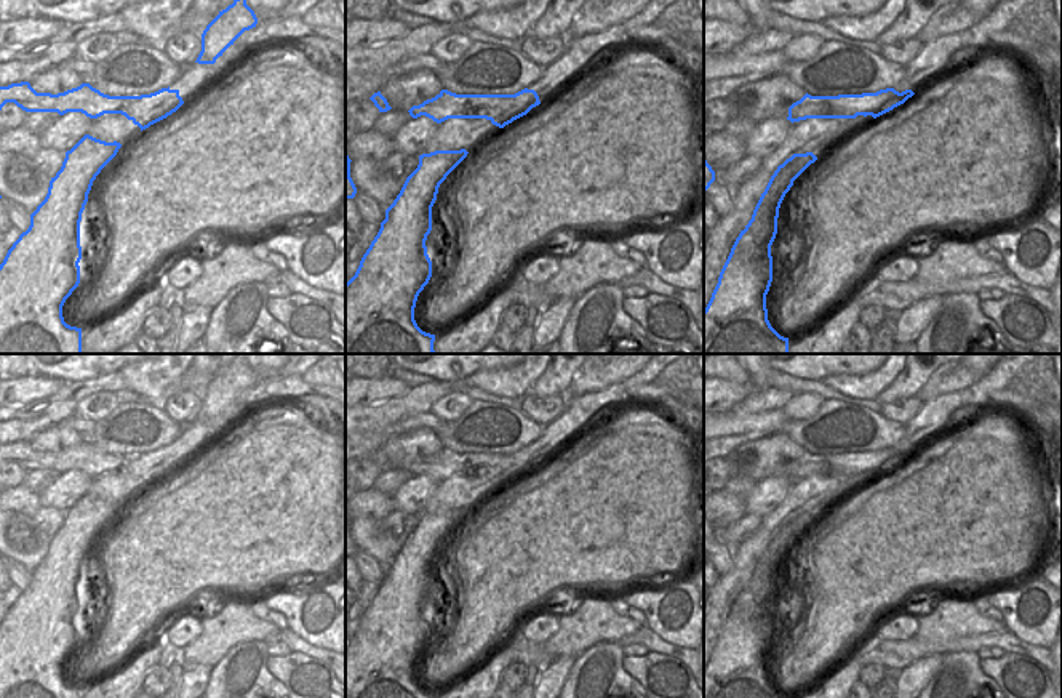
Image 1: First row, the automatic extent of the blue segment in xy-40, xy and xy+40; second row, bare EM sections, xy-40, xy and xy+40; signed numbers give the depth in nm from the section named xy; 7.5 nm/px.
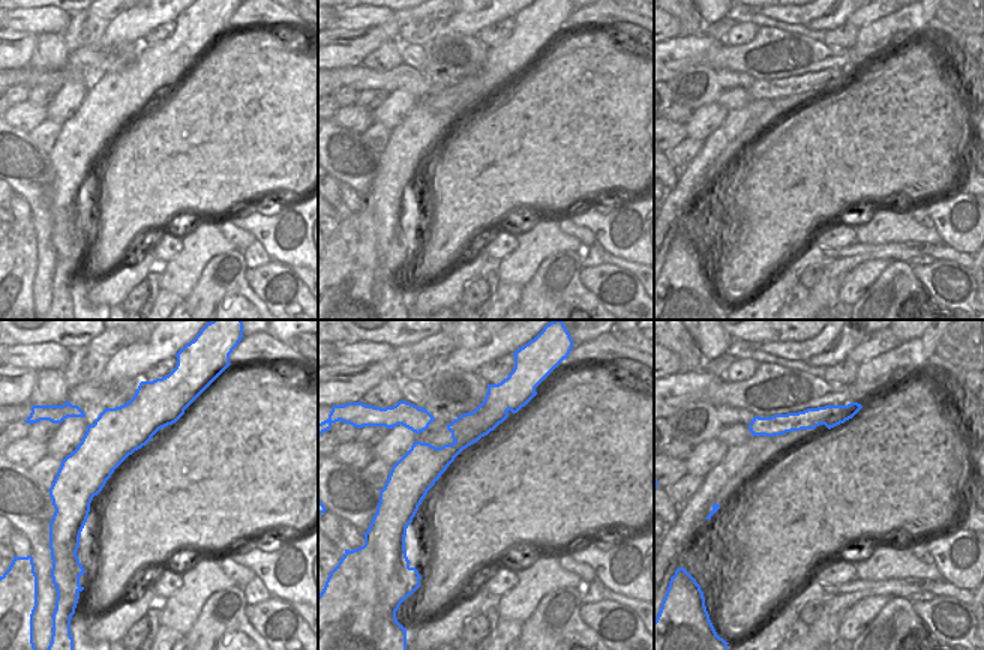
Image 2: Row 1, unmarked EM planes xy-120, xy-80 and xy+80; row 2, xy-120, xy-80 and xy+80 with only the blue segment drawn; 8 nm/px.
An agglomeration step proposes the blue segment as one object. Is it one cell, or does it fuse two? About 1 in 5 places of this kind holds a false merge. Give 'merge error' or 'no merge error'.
no merge error

